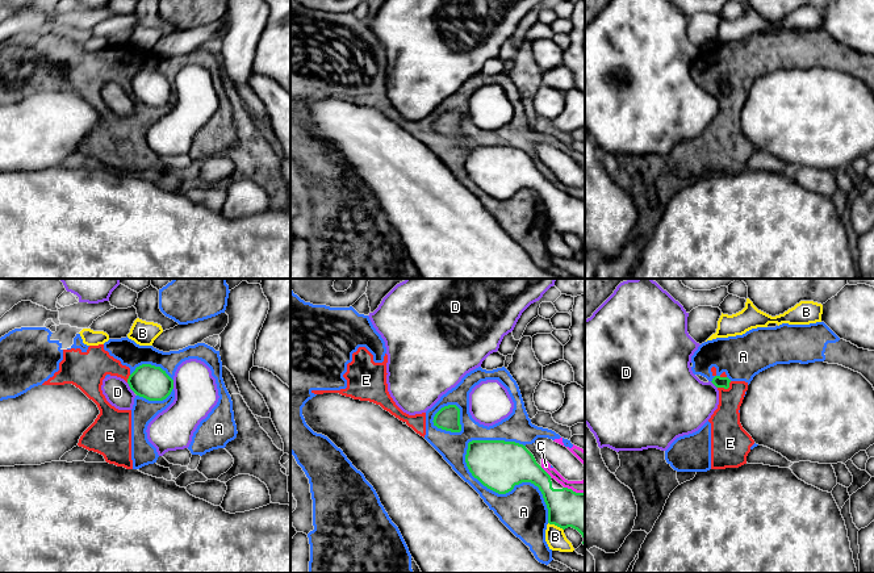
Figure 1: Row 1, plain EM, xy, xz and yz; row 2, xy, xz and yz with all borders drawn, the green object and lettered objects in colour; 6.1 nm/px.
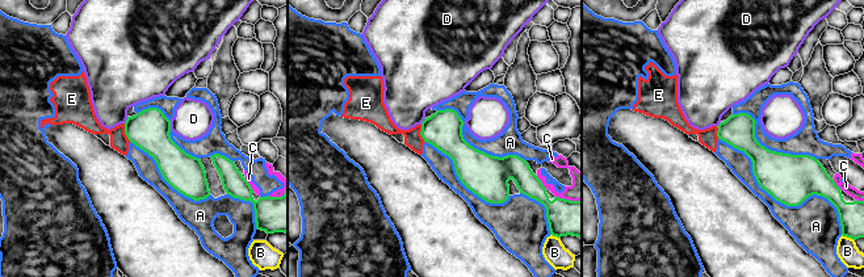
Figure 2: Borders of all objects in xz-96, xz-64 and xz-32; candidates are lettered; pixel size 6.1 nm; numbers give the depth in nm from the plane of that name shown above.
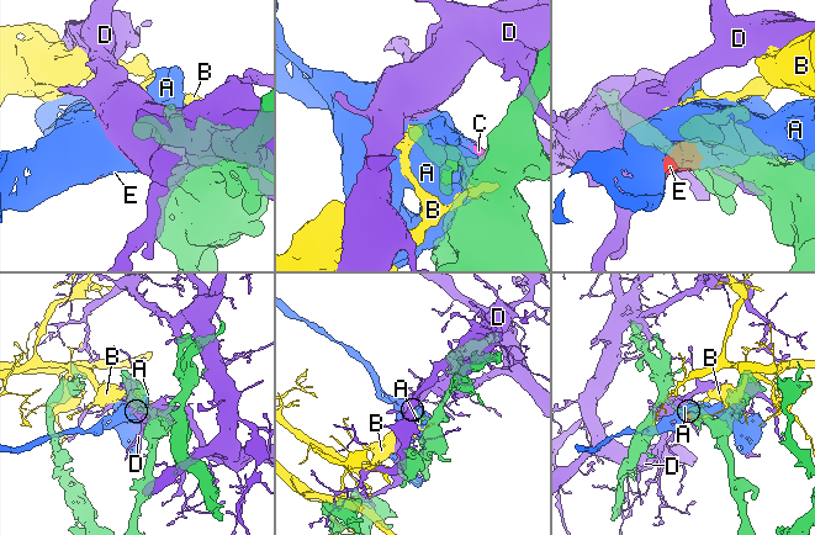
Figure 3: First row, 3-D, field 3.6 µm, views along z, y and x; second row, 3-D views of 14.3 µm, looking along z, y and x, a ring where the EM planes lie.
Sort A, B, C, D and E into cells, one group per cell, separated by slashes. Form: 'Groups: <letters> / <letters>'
Groups: A C E / B / D

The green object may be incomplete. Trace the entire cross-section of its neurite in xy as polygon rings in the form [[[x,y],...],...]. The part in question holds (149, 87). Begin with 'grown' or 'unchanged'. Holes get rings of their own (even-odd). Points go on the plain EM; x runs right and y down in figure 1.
unchanged; [[[142,70],[129,81],[130,95],[149,106],[166,105],[172,95],[173,85],[160,72]]]

